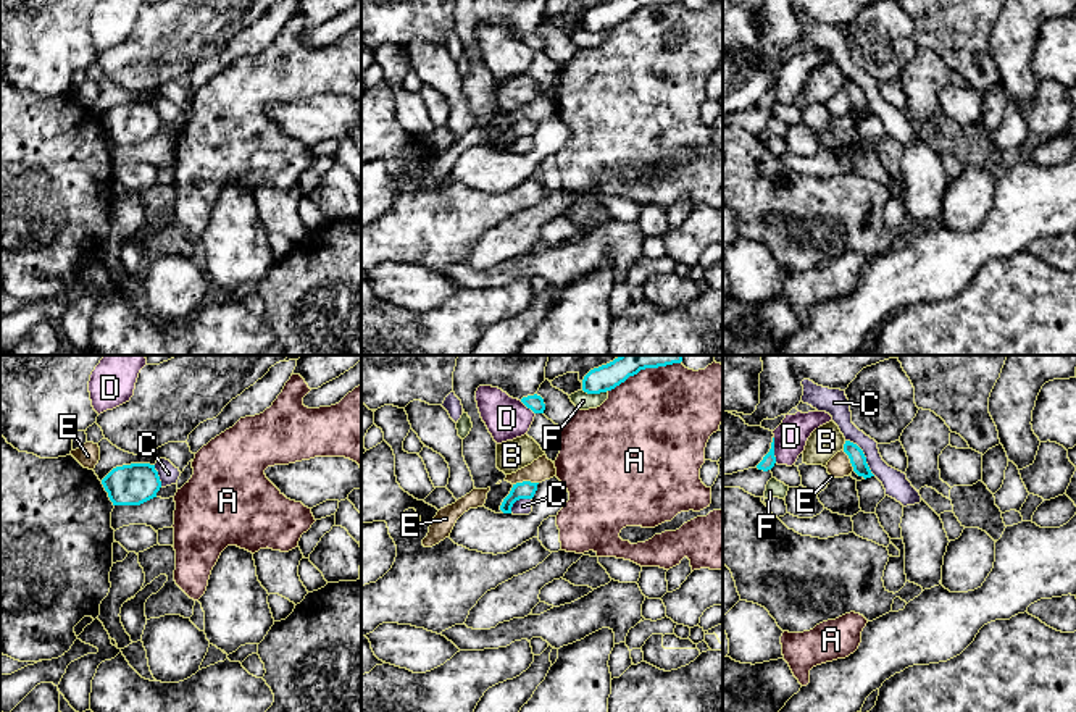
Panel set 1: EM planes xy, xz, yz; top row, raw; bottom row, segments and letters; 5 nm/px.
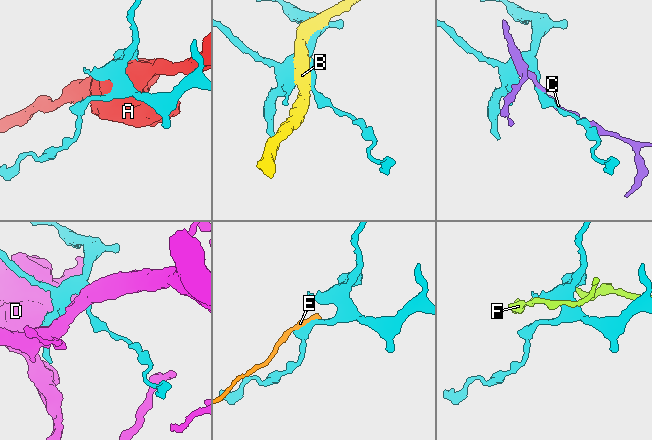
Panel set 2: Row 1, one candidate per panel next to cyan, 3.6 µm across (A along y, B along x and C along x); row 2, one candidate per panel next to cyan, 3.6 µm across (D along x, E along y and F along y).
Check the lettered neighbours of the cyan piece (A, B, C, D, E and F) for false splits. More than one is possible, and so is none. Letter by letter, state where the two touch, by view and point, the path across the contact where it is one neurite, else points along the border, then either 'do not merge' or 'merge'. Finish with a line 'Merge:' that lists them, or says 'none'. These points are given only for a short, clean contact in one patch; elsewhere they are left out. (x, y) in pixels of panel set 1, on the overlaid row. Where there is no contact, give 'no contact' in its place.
A: contact xz (644, 368); do not merge
B: contact yz (844, 446); do not merge
C: contact yz (863, 456); do not merge
D: contact yz (773, 449); border yz (773, 436), (776, 462); do not merge
E: contact xz (525, 481); border xz (538, 481), (517, 481), (513, 485); do not merge
F: contact xz (594, 393); do not merge
Merge: none

